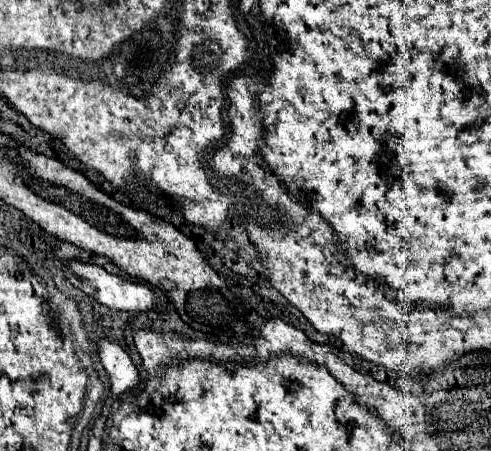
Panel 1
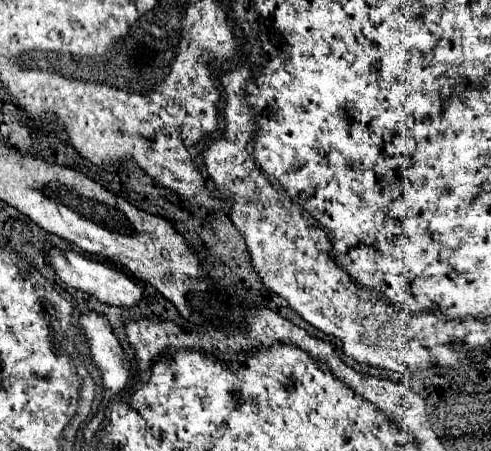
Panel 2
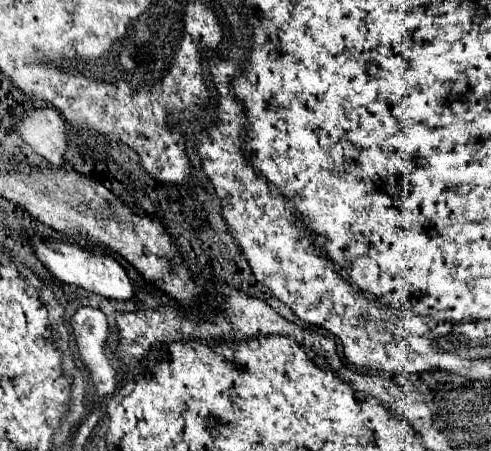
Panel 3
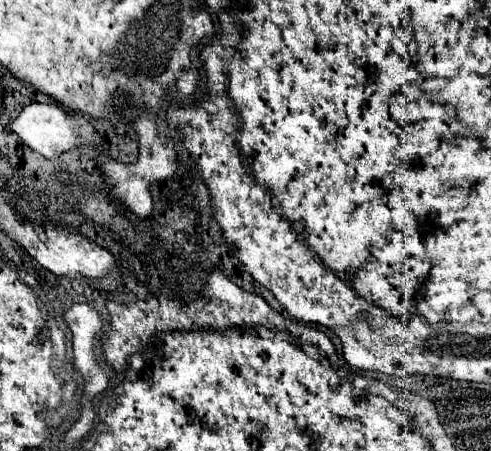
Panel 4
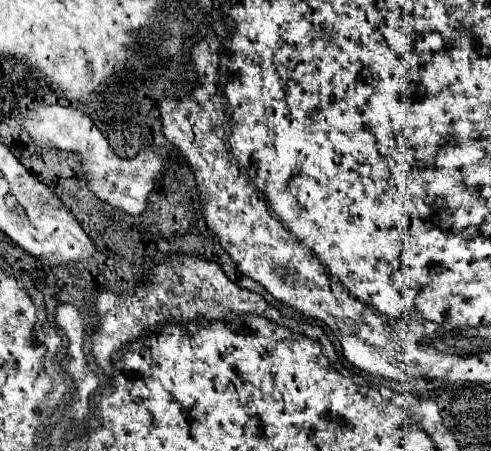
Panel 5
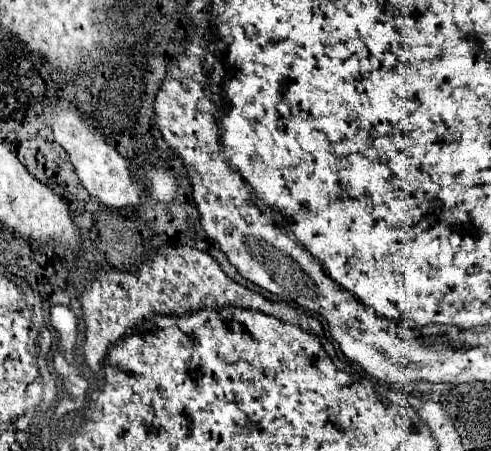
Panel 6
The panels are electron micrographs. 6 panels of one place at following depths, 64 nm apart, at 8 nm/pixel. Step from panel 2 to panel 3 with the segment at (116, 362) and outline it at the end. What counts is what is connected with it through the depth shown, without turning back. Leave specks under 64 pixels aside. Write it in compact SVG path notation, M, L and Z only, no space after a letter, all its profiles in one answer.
M82 306L72 316L82 362L90 368L96 392L112 394L118 386L118 372L108 358L108 322L106 316L90 306Z

